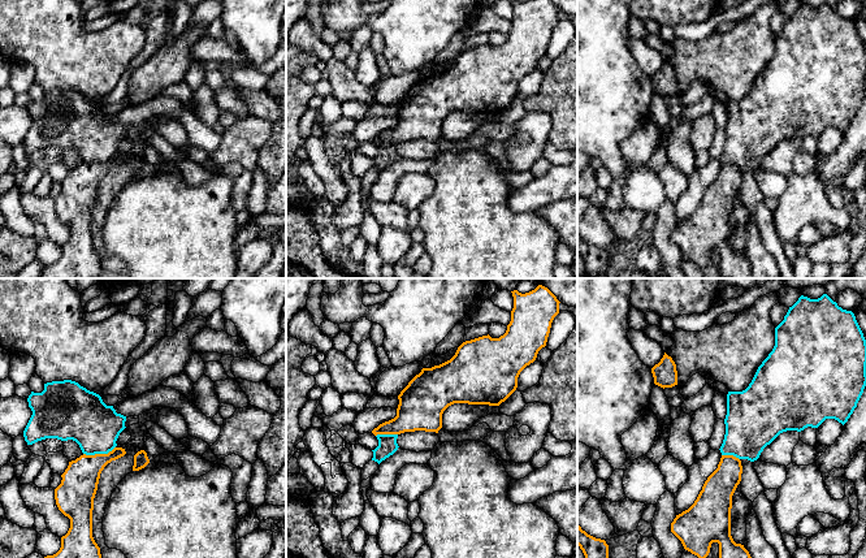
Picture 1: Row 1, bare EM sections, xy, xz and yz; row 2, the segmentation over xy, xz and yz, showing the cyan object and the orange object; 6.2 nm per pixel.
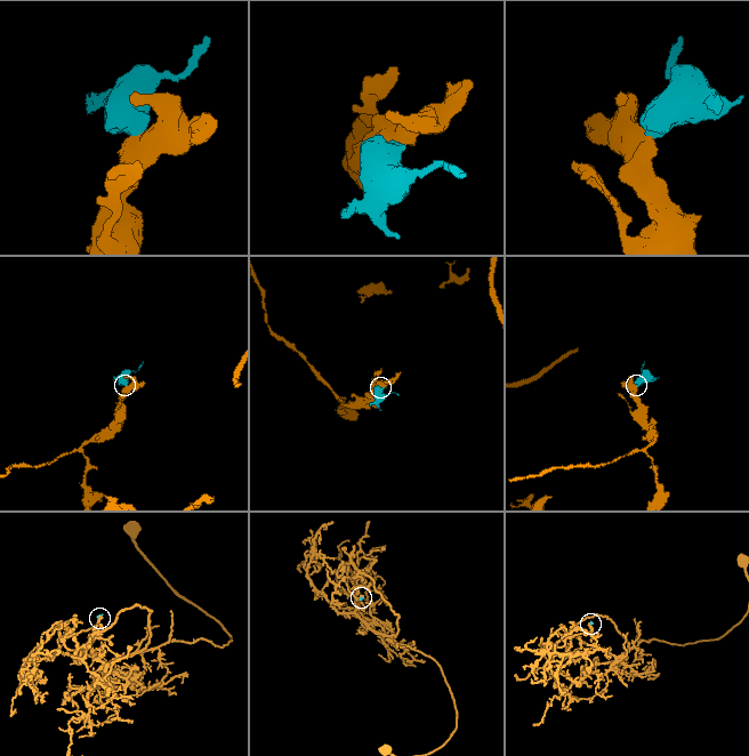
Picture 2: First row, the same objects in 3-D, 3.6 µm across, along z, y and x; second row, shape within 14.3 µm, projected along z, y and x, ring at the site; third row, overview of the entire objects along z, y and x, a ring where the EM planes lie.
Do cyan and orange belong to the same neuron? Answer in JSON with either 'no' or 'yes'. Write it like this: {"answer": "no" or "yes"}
{"answer": "no"}

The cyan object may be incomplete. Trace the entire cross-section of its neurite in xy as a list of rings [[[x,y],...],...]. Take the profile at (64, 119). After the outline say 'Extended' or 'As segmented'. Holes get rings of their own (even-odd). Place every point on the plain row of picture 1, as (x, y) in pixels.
[[[72,88],[44,92],[42,101],[27,107],[33,124],[23,139],[27,153],[46,147],[75,150],[86,164],[108,163],[117,152],[120,142],[126,137],[126,125],[117,122],[113,114],[107,114],[101,105]]]. As segmented

